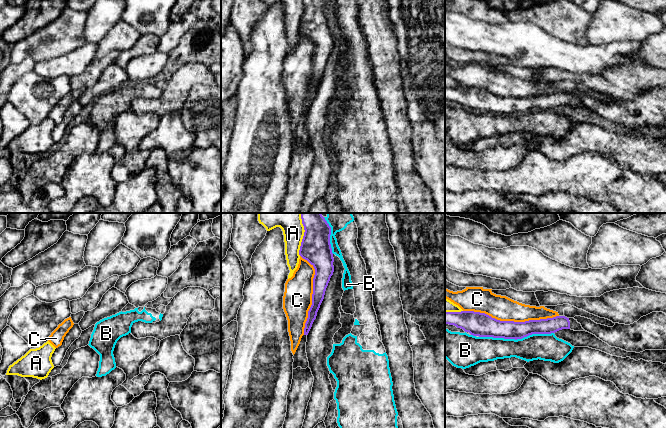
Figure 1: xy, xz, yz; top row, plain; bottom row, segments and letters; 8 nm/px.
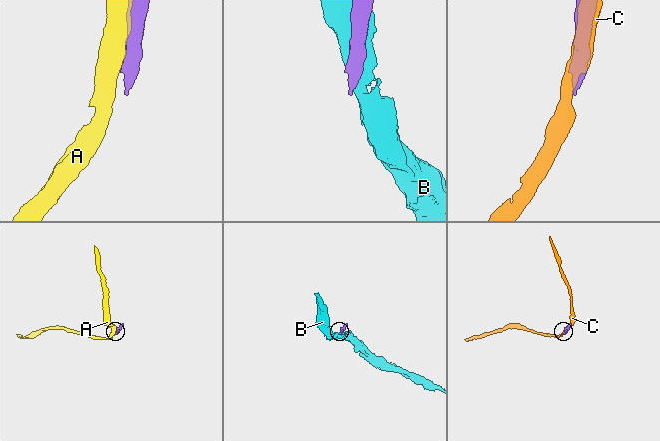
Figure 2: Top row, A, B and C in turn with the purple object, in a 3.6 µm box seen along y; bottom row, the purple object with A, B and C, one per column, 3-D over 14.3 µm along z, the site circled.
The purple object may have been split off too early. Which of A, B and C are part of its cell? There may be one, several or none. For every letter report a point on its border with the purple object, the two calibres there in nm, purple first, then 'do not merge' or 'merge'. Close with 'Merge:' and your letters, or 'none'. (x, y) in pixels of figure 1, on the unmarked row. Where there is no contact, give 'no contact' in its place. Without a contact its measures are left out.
A: xz (302, 16) | 240/160 nm | do not merge
B: yz (516, 115) | 160/220 nm | do not merge
C: yz (511, 97) | 190/200 nm | do not merge
Merge: none

